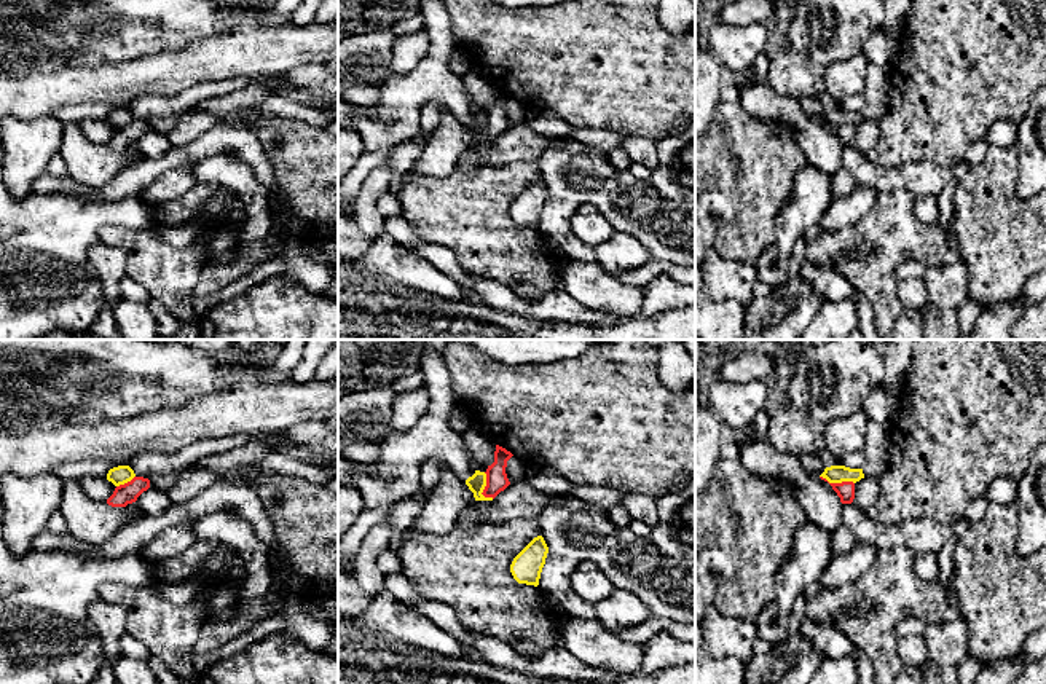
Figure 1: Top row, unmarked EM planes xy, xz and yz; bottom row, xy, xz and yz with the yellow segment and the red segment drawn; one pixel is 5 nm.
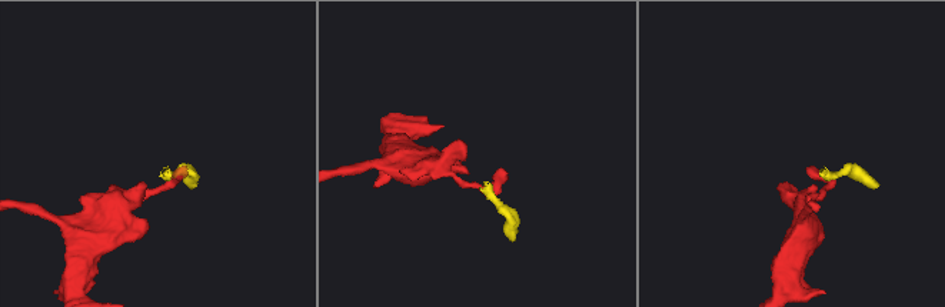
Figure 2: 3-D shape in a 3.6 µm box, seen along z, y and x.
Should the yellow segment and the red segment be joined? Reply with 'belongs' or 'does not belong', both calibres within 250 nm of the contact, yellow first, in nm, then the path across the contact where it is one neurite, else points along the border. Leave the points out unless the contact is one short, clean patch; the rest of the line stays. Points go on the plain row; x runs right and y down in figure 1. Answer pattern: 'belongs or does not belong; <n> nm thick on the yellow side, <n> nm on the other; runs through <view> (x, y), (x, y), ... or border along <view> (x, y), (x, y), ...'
does not belong; 100 nm thick on the yellow side, 90 nm on the other; border along yz (820, 118), (829, 125), (853, 126)

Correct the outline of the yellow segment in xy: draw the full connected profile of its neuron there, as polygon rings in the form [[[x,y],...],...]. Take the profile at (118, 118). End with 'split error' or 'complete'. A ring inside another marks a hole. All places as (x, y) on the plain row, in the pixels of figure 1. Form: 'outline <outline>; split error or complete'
outline [[[118,108],[108,113],[107,123],[115,129],[124,128],[136,120],[134,113],[129,108]]]; complete

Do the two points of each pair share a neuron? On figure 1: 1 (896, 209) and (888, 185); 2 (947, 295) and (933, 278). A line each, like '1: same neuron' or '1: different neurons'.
1: different neurons
2: same neuron

